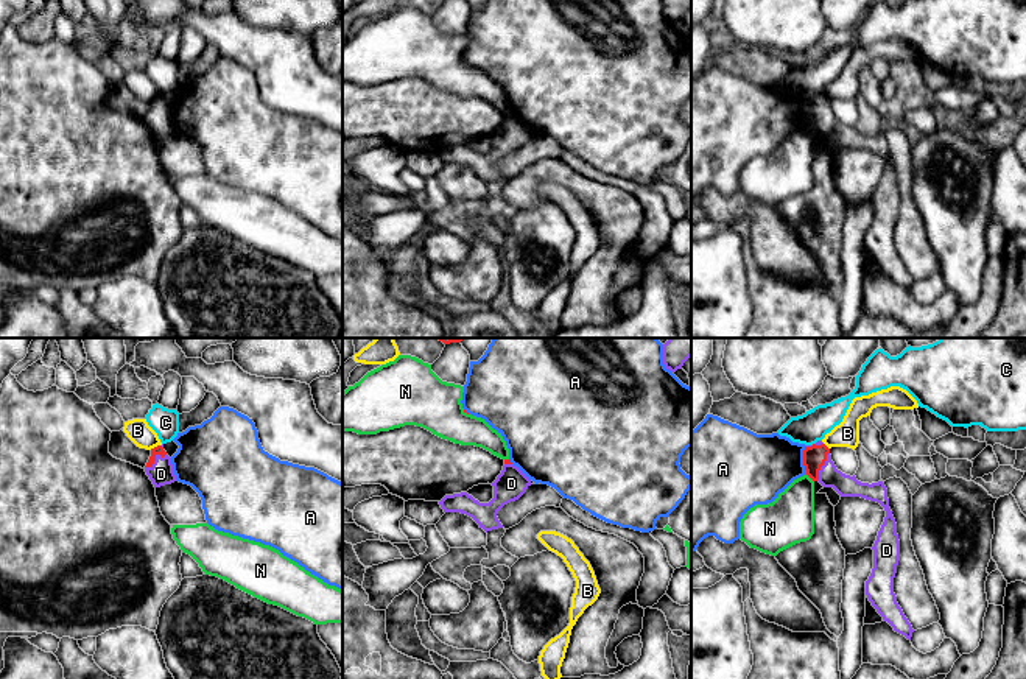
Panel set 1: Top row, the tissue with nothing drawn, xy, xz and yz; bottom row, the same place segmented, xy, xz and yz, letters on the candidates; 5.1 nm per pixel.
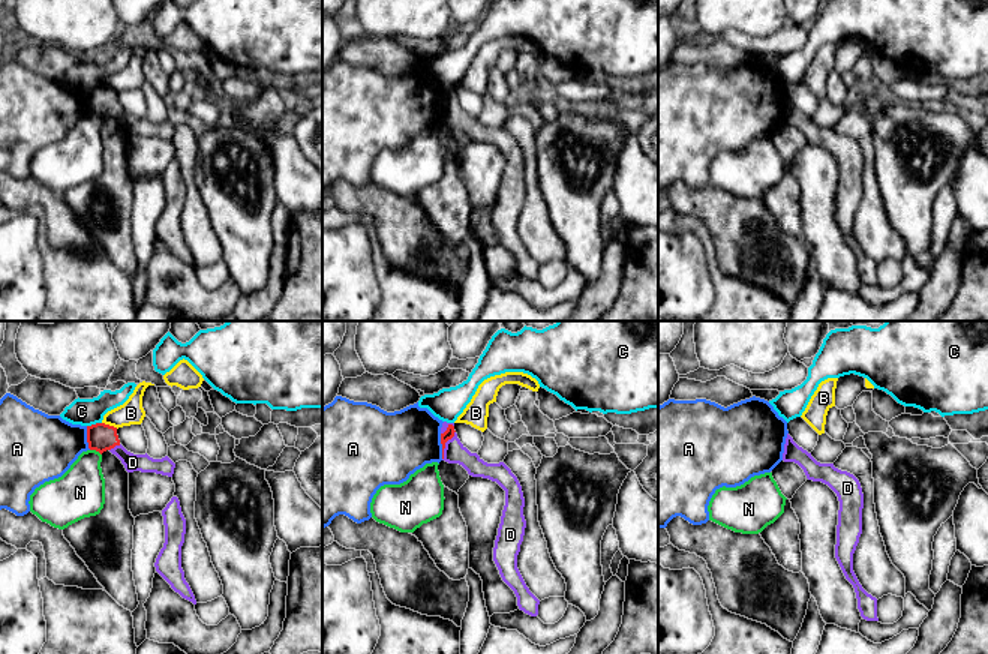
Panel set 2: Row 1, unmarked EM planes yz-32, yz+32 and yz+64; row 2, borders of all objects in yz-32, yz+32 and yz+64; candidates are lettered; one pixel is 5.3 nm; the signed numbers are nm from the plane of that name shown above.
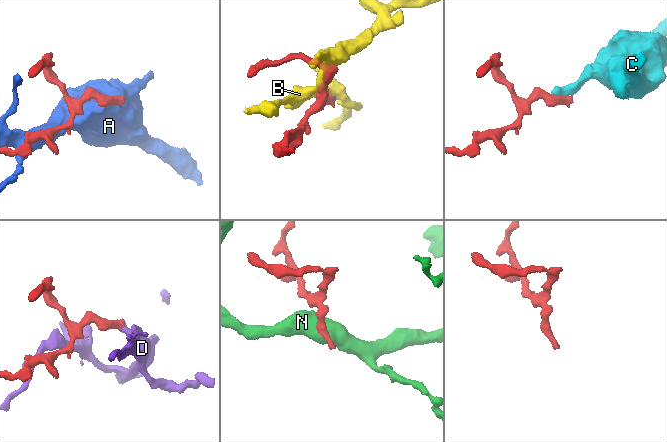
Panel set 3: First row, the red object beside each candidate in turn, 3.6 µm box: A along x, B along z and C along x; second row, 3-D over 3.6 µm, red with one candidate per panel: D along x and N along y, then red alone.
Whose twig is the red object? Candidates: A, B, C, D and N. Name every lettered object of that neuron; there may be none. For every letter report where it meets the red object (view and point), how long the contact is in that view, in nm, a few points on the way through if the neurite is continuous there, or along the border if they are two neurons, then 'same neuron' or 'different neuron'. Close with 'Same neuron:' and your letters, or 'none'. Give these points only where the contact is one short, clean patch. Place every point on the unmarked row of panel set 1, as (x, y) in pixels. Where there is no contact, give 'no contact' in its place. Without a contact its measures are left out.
A: contact yz (804, 111); length 150 nm; different neuron
B: contact xy (154, 98); length 70 nm; different neuron
C: contact yz (813, 95); length 30 nm; border yz (815, 94), (811, 97); different neuron
D: contact xy (154, 111); length 130 nm; way xy (158, 102), (154, 111), (161, 125); same neuron
N: contact yz (810, 128); length 60 nm; border yz (807, 125), (813, 133); different neuron
Same neuron: D

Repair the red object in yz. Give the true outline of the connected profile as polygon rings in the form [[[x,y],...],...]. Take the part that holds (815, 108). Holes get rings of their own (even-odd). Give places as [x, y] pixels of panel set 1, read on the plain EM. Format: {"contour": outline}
{"contour": [[[822,92],[805,98],[803,117],[813,132],[819,132],[824,139],[833,139],[841,148],[861,148],[877,153],[884,159],[886,168],[872,198],[873,220],[866,232],[866,246],[883,271],[895,283],[911,291],[914,280],[894,245],[894,229],[900,212],[900,192],[884,134],[861,134],[855,126],[850,128],[838,121],[831,112],[830,100]]]}

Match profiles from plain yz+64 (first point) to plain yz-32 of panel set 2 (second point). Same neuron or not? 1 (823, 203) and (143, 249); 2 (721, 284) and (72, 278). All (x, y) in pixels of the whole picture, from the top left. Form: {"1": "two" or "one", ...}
{"1": "two", "2": "one"}

